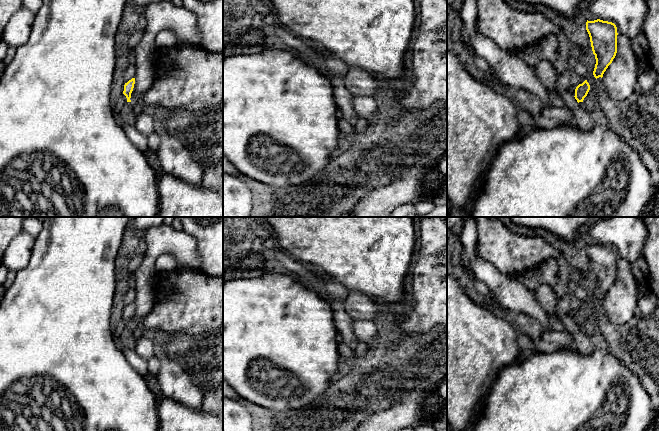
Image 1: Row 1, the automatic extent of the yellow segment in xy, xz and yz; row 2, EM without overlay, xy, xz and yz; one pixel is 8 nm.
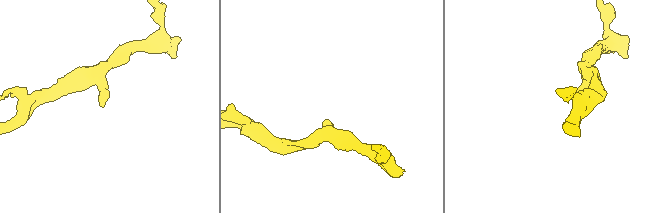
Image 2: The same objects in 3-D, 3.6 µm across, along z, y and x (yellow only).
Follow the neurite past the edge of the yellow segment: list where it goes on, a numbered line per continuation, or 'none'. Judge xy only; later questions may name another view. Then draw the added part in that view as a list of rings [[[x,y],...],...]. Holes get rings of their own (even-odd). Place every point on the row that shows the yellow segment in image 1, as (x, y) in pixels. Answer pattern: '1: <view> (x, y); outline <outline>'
1: xy (127, 115); outline [[[127,102],[121,112],[120,112],[121,120],[130,126],[134,126],[136,122],[136,117],[134,115],[133,106],[131,102]]]

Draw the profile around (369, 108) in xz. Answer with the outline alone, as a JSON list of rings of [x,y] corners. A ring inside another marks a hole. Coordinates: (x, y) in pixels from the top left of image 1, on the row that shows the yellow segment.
[[[353,95],[352,103],[359,117],[365,118],[369,124],[382,112],[381,102],[373,97]]]

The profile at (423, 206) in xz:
[[[427,198],[419,200],[415,202],[414,204],[415,204],[416,213],[418,215],[426,214],[435,208],[435,205],[432,202],[432,200],[428,200]]]

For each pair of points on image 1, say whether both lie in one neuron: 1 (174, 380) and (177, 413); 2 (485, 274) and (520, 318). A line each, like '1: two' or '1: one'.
1: two
2: two

